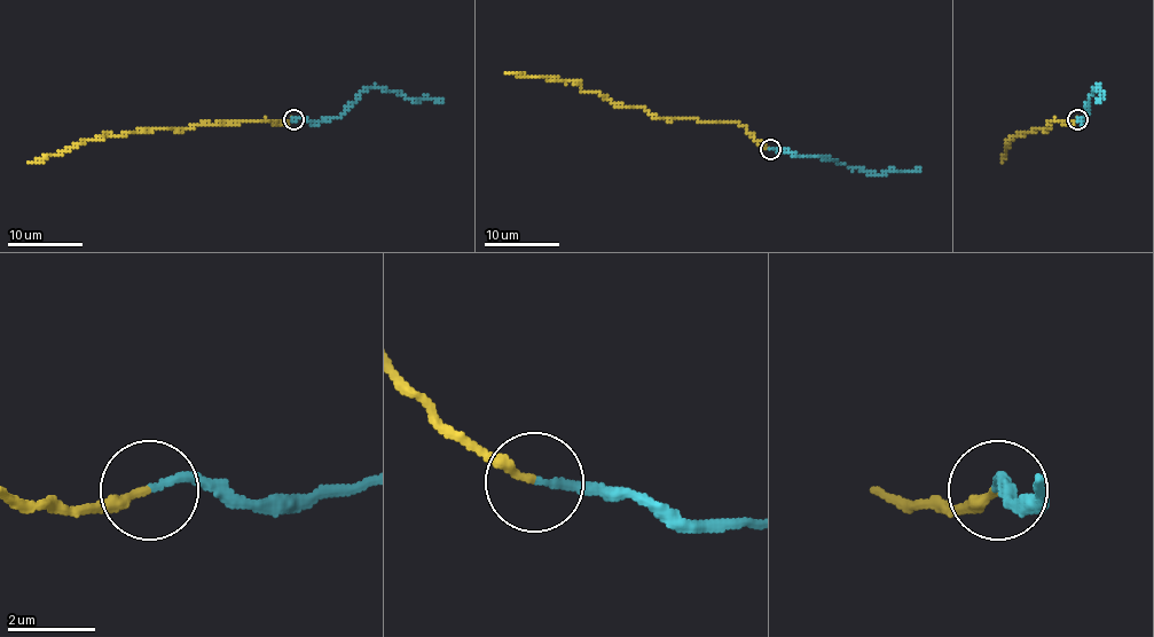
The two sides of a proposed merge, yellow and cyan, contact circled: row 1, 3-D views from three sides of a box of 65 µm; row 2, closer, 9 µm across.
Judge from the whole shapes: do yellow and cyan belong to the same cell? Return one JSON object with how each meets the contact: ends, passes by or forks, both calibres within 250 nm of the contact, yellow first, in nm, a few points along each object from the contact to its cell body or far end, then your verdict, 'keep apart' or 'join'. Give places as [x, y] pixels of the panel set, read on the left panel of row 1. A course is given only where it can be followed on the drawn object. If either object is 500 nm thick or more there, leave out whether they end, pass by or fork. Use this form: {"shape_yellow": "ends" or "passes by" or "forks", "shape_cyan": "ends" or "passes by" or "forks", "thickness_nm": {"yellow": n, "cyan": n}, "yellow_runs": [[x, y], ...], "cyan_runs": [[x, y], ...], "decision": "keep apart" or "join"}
{"shape_yellow": "ends", "shape_cyan": "ends", "thickness_nm": {"yellow": 200, "cyan": 180}, "yellow_runs": [[292, 120], [204, 122], [174, 132], [104, 133], [95, 141], [84, 141], [29, 164]], "cyan_runs": [[292, 120], [306, 118], [318, 122], [336, 118], [371, 86], [385, 86], [413, 100], [438, 97], [444, 101]], "decision": "join"}

